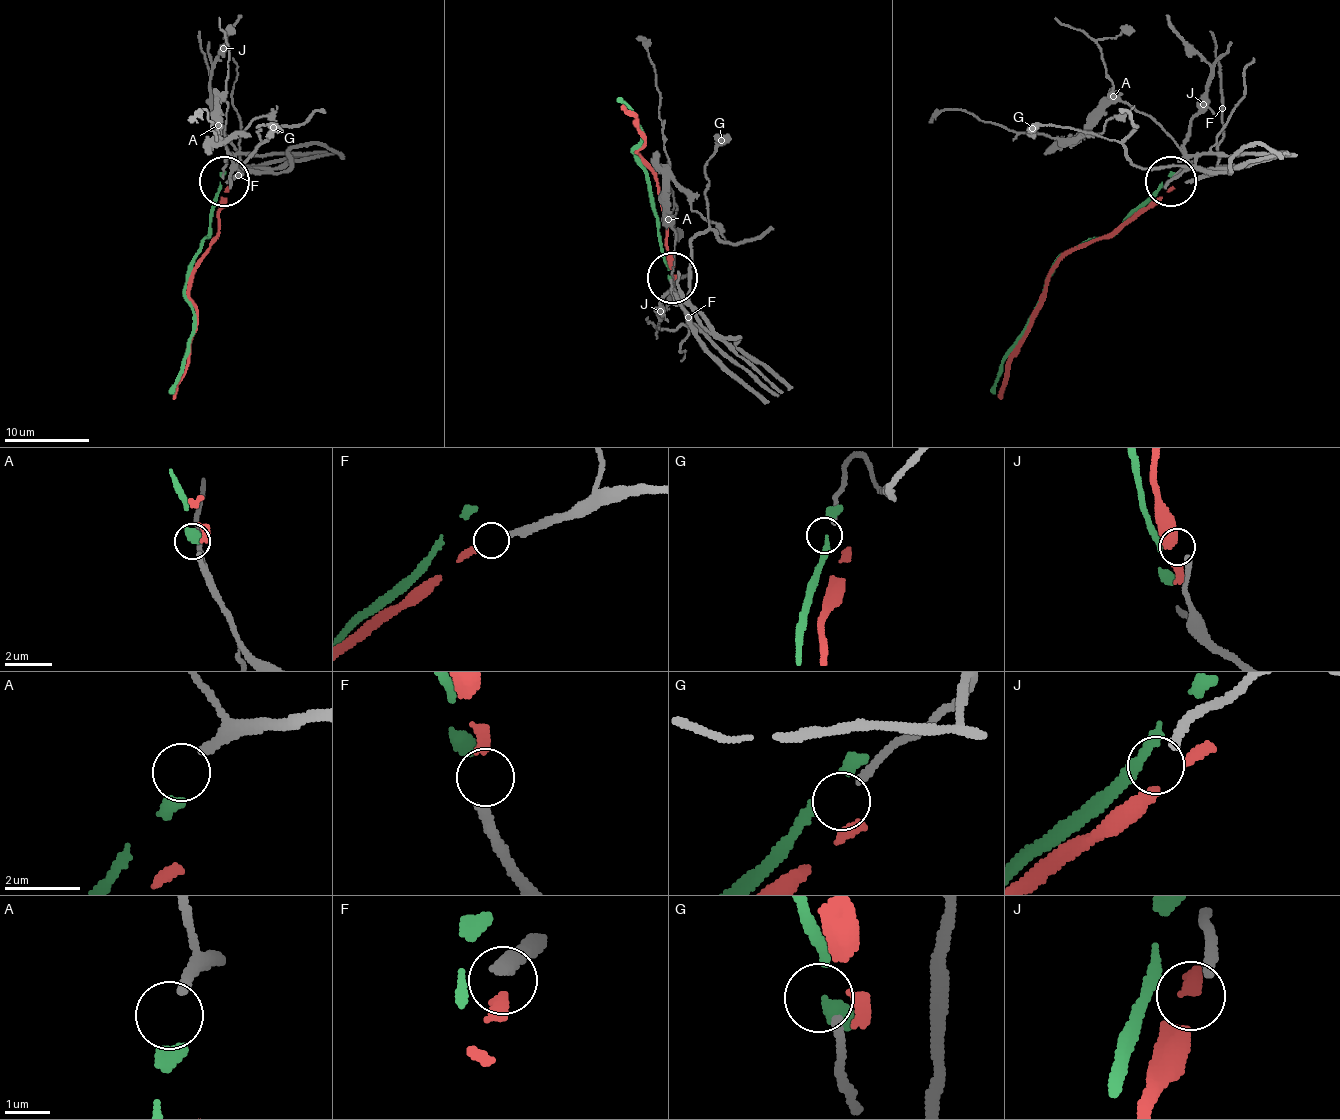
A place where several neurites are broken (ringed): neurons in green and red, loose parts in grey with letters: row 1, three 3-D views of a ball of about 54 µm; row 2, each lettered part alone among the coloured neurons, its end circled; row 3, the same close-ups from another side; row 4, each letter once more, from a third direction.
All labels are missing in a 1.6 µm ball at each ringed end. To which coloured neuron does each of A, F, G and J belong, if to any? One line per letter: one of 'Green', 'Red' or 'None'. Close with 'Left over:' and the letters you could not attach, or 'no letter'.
A: Green
F: Red
G: None
J: None
Left over: G, J

